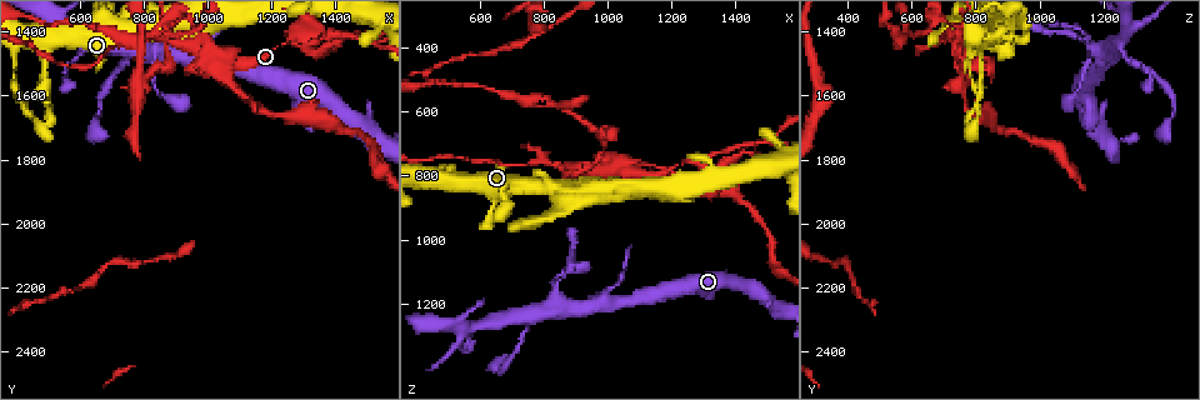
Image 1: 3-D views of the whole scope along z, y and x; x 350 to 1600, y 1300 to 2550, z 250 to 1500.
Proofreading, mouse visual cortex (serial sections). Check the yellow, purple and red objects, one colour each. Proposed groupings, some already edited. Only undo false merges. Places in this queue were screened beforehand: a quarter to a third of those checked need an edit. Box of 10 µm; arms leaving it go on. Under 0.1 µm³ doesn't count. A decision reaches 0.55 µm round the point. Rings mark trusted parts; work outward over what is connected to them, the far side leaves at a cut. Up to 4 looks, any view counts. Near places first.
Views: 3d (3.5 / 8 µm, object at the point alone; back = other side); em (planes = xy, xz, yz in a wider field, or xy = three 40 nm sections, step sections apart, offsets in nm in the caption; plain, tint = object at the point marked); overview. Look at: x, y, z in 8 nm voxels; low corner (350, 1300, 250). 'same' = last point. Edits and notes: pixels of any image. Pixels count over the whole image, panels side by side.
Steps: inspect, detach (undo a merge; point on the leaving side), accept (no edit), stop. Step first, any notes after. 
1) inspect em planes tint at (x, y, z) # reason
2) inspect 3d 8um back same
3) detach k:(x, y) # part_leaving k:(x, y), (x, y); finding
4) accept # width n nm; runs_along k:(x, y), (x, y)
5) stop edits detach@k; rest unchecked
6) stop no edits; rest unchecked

inspect 3d 3.5um at (1420, 1410, 710) # branch point

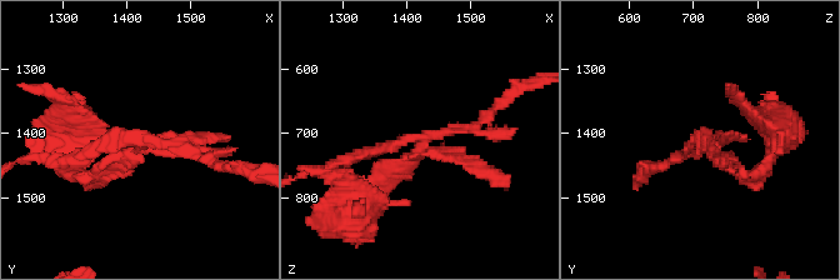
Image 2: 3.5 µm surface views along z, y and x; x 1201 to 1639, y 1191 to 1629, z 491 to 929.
inspect em xy step 5 tint at (1415, 1415, 710) # need the tissue

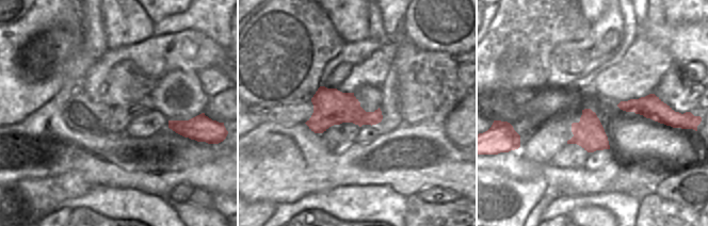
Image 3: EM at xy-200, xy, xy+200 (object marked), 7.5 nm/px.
detach 2:(98, 168) # part_leaving 2:(420, 144), (359, 189), (348, 215); a second cell is stuck on

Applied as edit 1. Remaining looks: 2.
inspect 3d 3.5um back at (1030, 1480, 770) # sharp bend

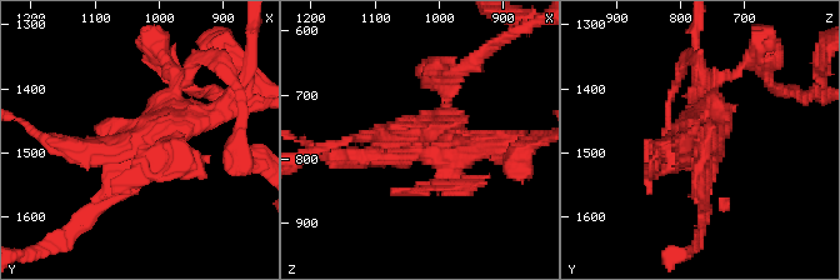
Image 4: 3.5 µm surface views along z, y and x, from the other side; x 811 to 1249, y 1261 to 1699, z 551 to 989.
inspect em xy step 3 tint at (1030, 1480, 775) # shape alone is not enough

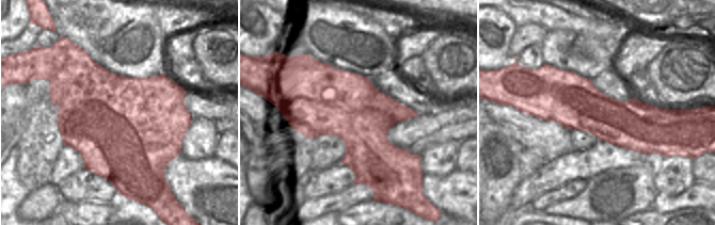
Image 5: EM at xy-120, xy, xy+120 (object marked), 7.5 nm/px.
detach 4:(144, 173) # two cells meet here

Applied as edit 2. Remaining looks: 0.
stop edits detach@2, detach@4; rest unchecked

